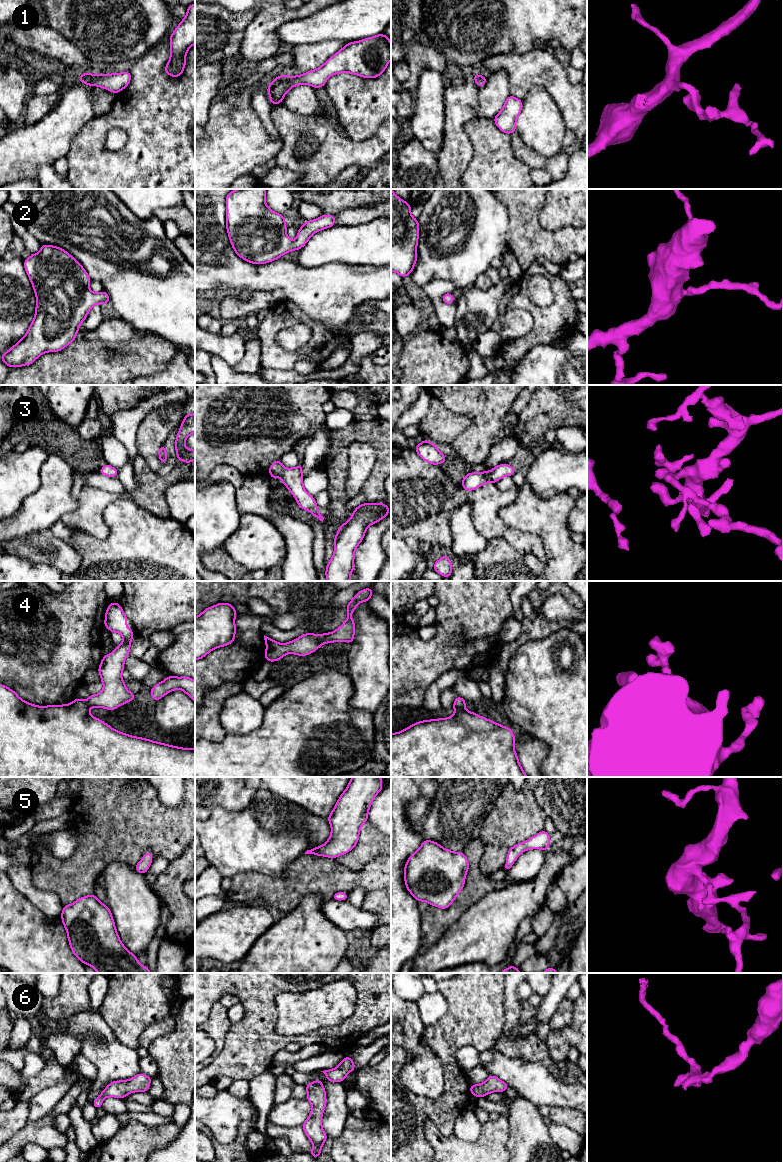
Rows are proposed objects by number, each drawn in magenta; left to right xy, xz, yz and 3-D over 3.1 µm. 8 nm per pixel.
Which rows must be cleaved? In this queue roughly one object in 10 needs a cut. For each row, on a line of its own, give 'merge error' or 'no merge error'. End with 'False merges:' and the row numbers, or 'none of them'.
1: no merge error
2: no merge error
3: no merge error
4: no merge error
5: no merge error
6: no merge error
False merges: none of them

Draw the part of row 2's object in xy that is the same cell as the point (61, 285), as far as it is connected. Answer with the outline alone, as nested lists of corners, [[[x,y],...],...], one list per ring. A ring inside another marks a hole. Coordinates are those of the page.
[[[42,244],[37,254],[24,260],[24,267],[32,283],[37,303],[35,317],[24,337],[1,356],[9,367],[32,364],[46,352],[57,352],[75,341],[80,324],[95,304],[108,304],[105,291],[94,293],[89,289],[91,281],[83,266],[60,247]]]

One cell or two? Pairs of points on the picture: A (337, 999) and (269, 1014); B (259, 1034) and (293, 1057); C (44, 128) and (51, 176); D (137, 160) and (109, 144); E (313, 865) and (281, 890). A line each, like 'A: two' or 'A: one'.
A: two
B: two
C: two
D: two
E: one

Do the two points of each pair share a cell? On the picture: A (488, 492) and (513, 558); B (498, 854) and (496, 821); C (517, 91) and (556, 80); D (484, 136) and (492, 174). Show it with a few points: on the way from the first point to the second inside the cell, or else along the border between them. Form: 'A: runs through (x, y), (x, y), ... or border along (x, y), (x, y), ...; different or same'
A: border along (487, 539), (502, 537), (521, 553), (526, 553); different
B: runs through (497, 846), (497, 829); same
C: runs through (527, 81), (529, 79), (546, 79); same
D: runs through (491, 145), (492, 165); same

